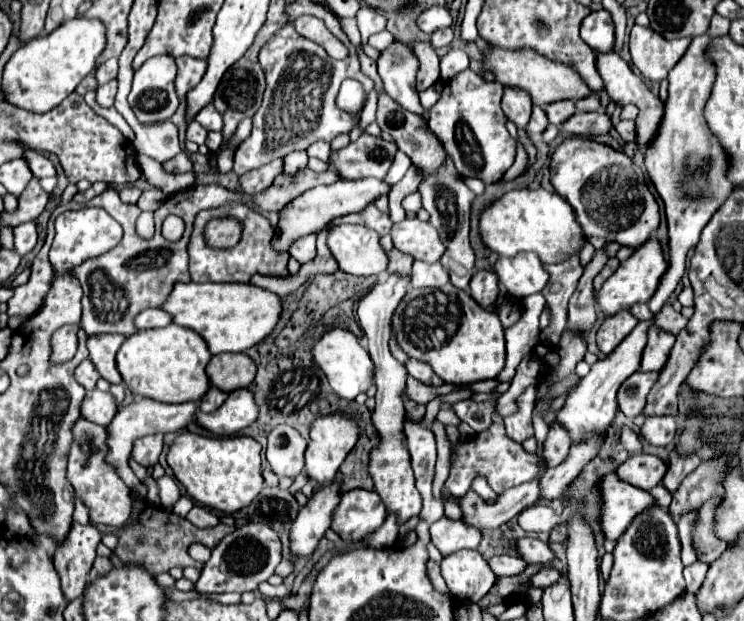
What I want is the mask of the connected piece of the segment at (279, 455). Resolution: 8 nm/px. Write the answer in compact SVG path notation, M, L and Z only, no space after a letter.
M274 426L268 434L266 460L276 476L298 476L304 470L306 440L292 426Z

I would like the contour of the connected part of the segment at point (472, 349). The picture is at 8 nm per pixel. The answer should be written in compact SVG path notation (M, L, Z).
M446 284L438 290L412 288L394 312L394 332L402 350L434 368L434 372L452 384L470 384L496 378L504 368L504 328L496 312L484 310L474 298Z

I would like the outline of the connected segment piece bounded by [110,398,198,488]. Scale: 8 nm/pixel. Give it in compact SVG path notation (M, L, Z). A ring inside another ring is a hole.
M144 398L142 402L132 402L118 410L114 420L110 422L110 462L114 462L114 466L118 466L118 474L122 474L122 480L126 482L128 488L136 488L140 484L140 480L128 466L128 456L132 452L134 440L140 436L146 436L146 434L156 434L156 432L162 432L162 434L180 432L196 422L196 414L198 414L196 402L162 404L162 402L156 402L150 398Z

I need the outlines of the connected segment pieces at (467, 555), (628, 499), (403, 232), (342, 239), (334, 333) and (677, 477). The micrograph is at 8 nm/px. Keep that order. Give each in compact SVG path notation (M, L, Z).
M460 550L458 554L450 554L440 566L446 586L458 602L480 602L496 580L478 550Z
M614 472L602 478L600 490L604 496L602 528L606 538L612 540L620 538L640 512L656 506L656 500L650 492L628 484L626 480L620 480Z
M406 218L392 226L390 230L394 248L404 254L410 254L416 260L438 262L444 250L444 244L438 238L438 232L418 218Z
M360 224L328 226L326 244L338 262L338 268L354 276L382 274L388 256L380 246L378 234Z
M334 328L328 334L322 336L318 344L312 348L316 364L324 370L324 374L330 378L332 390L346 400L354 400L360 392L366 392L374 382L374 362L368 354L368 350L360 344L360 340L350 332L342 328Z
M670 452L668 462L670 462L670 470L666 472L666 478L662 480L662 486L664 486L670 494L674 494L674 492L678 490L680 482L682 482L694 468L698 468L700 460L698 460L698 458L678 458L678 454Z

